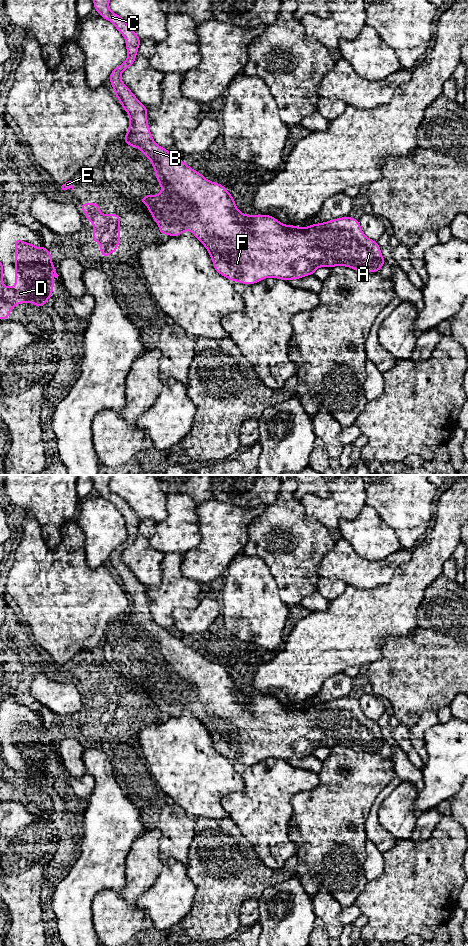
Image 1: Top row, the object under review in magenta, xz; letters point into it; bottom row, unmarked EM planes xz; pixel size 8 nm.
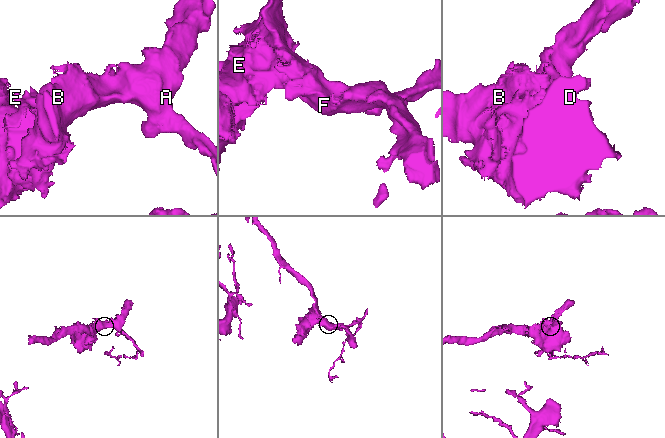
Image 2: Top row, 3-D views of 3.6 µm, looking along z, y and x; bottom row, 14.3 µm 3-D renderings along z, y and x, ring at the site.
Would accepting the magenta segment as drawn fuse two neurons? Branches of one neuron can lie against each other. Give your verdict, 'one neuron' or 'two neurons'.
one neuron

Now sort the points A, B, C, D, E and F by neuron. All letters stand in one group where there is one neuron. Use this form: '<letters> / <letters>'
A B C D E F

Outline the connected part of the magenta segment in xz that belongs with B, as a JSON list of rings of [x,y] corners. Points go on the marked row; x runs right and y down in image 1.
[[[93,0],[94,9],[101,17],[112,22],[123,35],[128,52],[126,61],[112,71],[109,81],[130,117],[129,130],[123,142],[138,147],[151,160],[155,178],[163,188],[158,195],[145,195],[139,200],[147,204],[152,218],[159,225],[159,232],[180,236],[186,230],[192,231],[209,252],[214,269],[229,280],[242,284],[255,284],[269,277],[287,281],[300,279],[314,274],[319,267],[332,268],[337,265],[356,271],[379,272],[386,261],[377,241],[369,239],[362,232],[357,219],[347,216],[301,228],[282,224],[272,215],[243,214],[223,185],[207,180],[182,159],[155,143],[148,127],[148,108],[139,102],[121,80],[122,72],[134,63],[141,40],[122,17],[109,9],[109,1]]]

